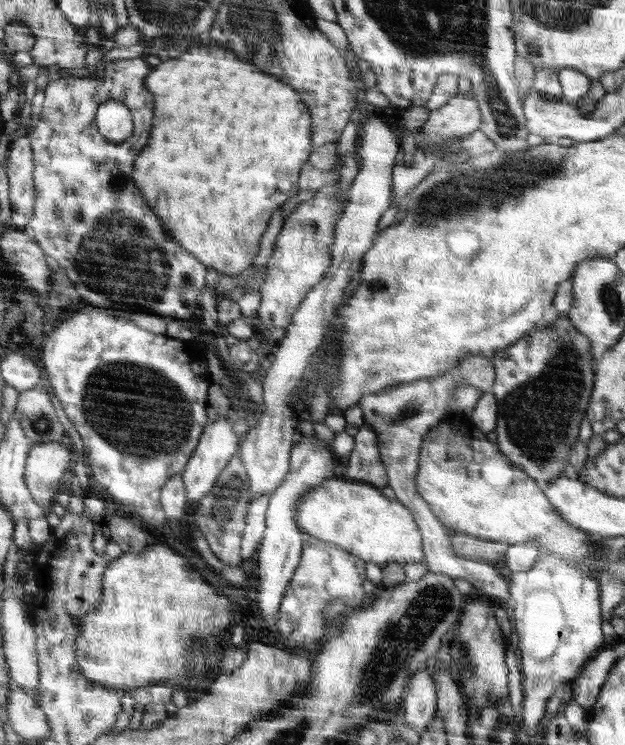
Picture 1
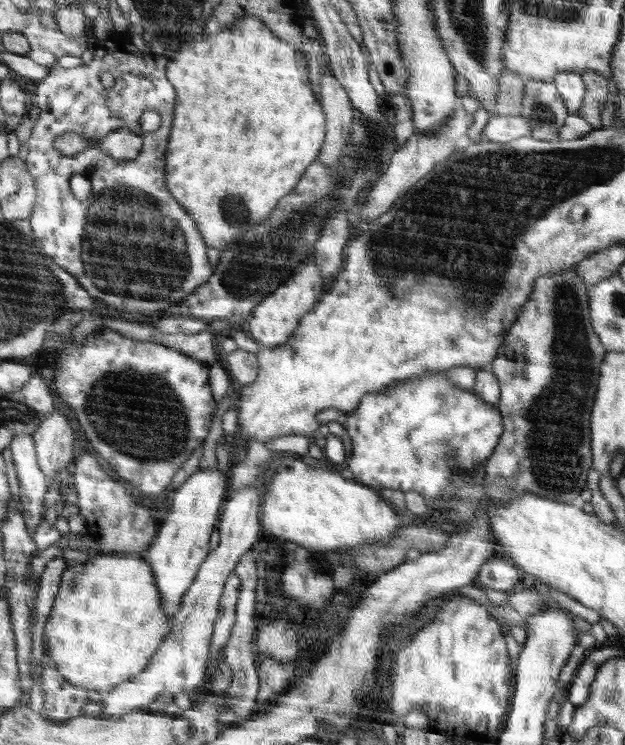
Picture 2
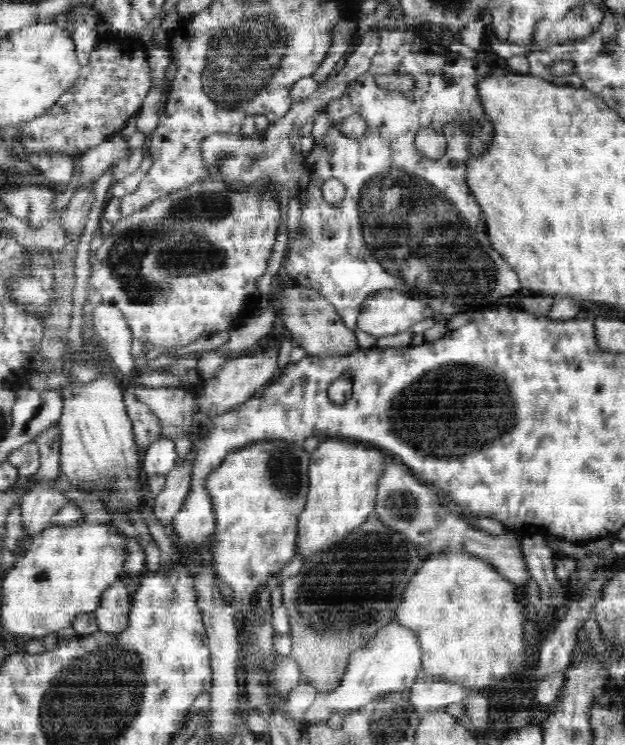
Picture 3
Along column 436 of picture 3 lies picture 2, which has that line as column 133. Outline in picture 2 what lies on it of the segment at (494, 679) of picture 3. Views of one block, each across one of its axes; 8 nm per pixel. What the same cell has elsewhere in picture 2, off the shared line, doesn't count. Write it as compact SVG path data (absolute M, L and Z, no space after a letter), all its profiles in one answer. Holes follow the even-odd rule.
M93 551L92 559L80 565L68 565L61 576L44 637L48 655L53 658L59 674L76 687L100 693L140 675L150 663L151 656L159 650L160 643L170 634L172 625L172 620L163 611L163 597L155 584L154 570L144 556Z

